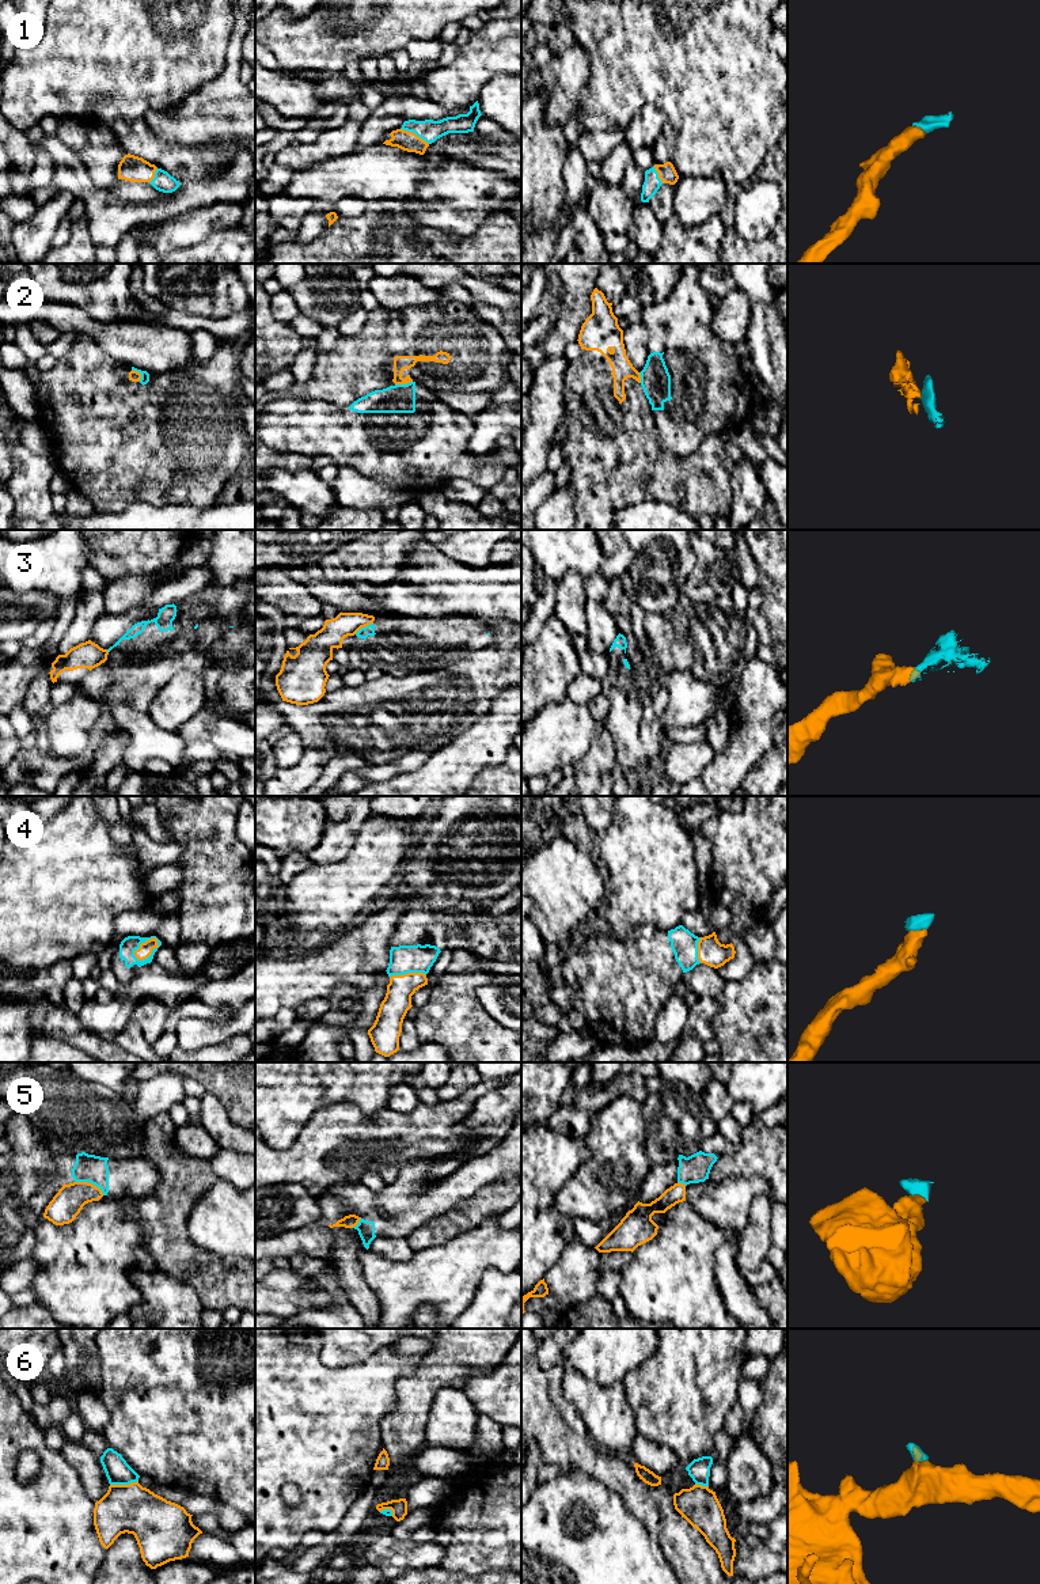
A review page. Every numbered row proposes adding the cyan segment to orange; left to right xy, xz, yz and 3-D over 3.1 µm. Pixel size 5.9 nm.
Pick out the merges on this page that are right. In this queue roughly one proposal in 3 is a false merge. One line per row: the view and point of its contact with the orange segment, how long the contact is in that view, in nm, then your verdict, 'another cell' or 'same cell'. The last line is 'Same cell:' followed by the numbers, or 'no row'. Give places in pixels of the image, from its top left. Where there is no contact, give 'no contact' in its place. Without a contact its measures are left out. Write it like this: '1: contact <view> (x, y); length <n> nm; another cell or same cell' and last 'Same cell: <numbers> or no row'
1: contact xz (414, 133); length 200 nm; same cell
2: contact xz (403, 383); length 110 nm; another cell
3: contact xz (363, 626); length 130 nm; another cell
4: contact xy (143, 943); length 180 nm; same cell
5: contact xy (90, 1183); length 190 nm; another cell
6: contact xy (124, 1485); length 170 nm; same cell
Same cell: 1, 4, 6

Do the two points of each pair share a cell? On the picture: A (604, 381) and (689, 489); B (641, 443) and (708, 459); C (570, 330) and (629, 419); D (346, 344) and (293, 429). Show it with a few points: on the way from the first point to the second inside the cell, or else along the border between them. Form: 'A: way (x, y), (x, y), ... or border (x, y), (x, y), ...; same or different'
A: way (608, 408), (661, 465); same
B: way (657, 458), (665, 466), (691, 466); same
C: border (592, 310), (576, 340); different
D: border (302, 400), (323, 400), (344, 406); different

